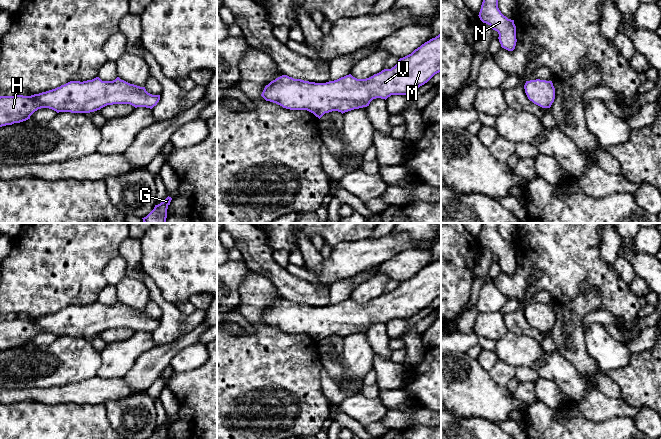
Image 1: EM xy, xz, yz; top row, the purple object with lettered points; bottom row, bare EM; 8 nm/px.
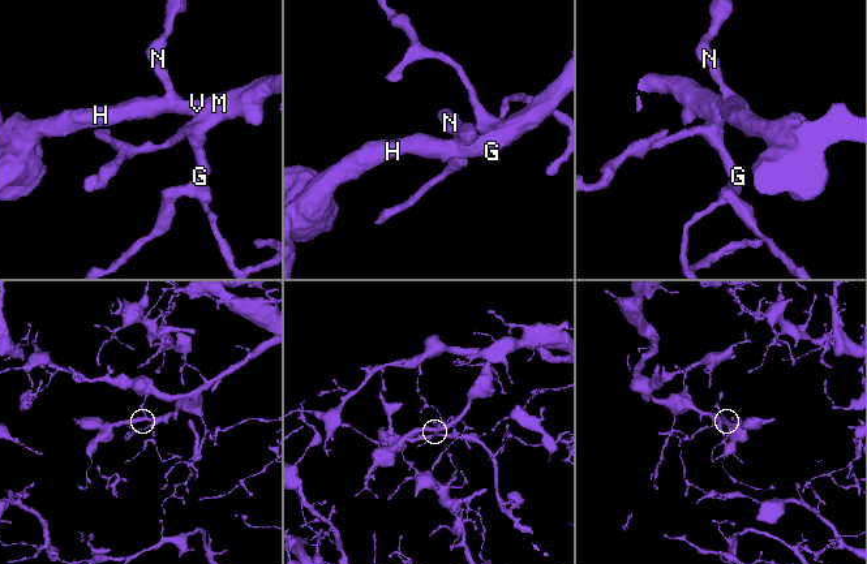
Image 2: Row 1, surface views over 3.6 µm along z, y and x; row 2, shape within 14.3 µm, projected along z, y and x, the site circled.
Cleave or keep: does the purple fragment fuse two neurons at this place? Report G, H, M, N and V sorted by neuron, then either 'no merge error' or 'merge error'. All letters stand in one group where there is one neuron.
G H M N V | no merge error

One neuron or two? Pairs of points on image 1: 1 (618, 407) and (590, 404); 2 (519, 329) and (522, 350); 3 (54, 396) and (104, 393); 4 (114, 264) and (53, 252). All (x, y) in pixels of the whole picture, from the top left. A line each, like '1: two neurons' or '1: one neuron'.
1: one neuron
2: two neurons
3: one neuron
4: two neurons

